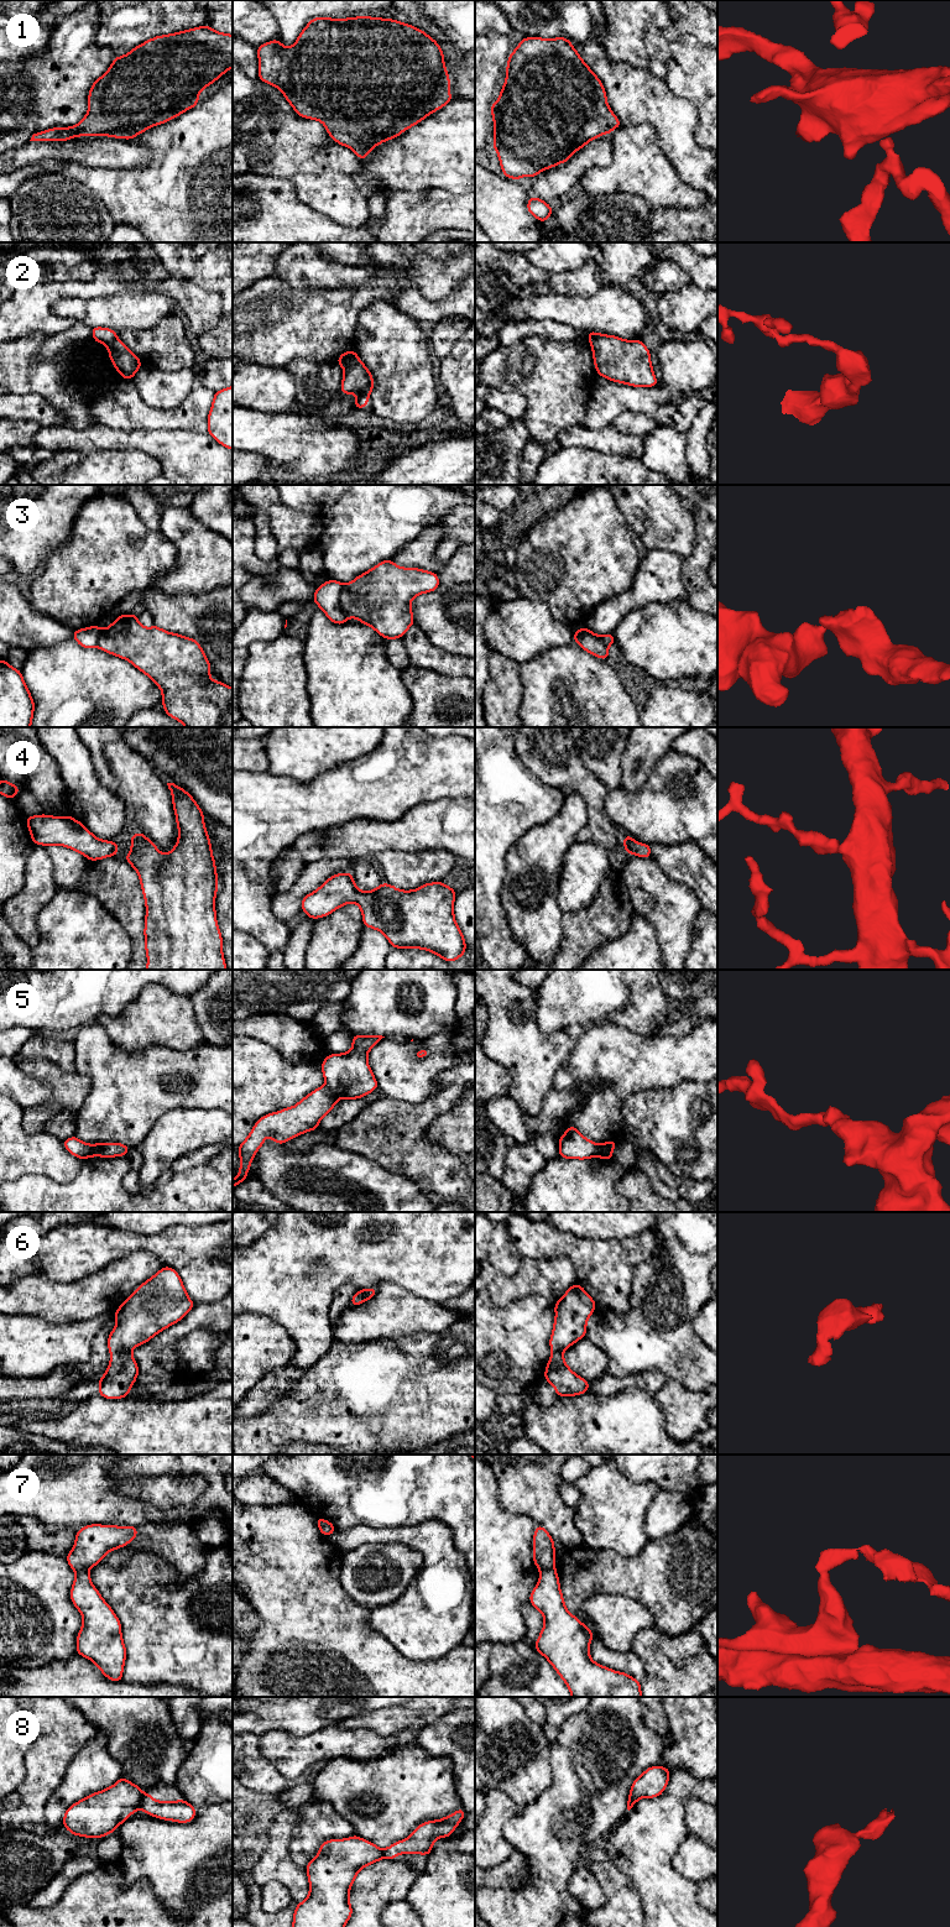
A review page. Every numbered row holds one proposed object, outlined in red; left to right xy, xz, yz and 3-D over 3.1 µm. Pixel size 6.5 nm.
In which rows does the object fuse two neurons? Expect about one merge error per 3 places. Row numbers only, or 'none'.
2, 3, 5, 7, 8

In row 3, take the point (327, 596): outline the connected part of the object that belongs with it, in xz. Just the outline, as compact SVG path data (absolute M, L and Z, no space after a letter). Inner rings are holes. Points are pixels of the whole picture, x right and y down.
M328 580L320 585L313 596L313 601L320 607L327 617L336 625L346 623L348 616L340 607L340 594L344 584L336 580Z

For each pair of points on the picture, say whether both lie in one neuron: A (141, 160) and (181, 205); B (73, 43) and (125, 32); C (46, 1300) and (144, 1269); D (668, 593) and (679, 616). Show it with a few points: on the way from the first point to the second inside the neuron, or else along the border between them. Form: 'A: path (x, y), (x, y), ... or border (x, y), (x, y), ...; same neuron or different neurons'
A: border (149, 149), (150, 157), (146, 165), (116, 170); different neurons
B: border (99, 12), (94, 42), (106, 46), (115, 56); different neurons
C: path (71, 1300), (82, 1300), (98, 1294), (119, 1279); same neuron
D: border (687, 599), (650, 602), (645, 606); different neurons

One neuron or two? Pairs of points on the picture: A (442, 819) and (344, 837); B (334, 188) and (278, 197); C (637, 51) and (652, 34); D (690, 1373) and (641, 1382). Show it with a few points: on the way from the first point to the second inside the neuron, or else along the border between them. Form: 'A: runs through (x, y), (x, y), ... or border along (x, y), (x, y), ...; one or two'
A: runs through (417, 831), (408, 835), (369, 837); one
B: border along (272, 177), (288, 179), (296, 196), (319, 212); two
C: border along (650, 24), (646, 29), (643, 43), (651, 57); two
D: border along (637, 1372), (659, 1371), (668, 1378); two

